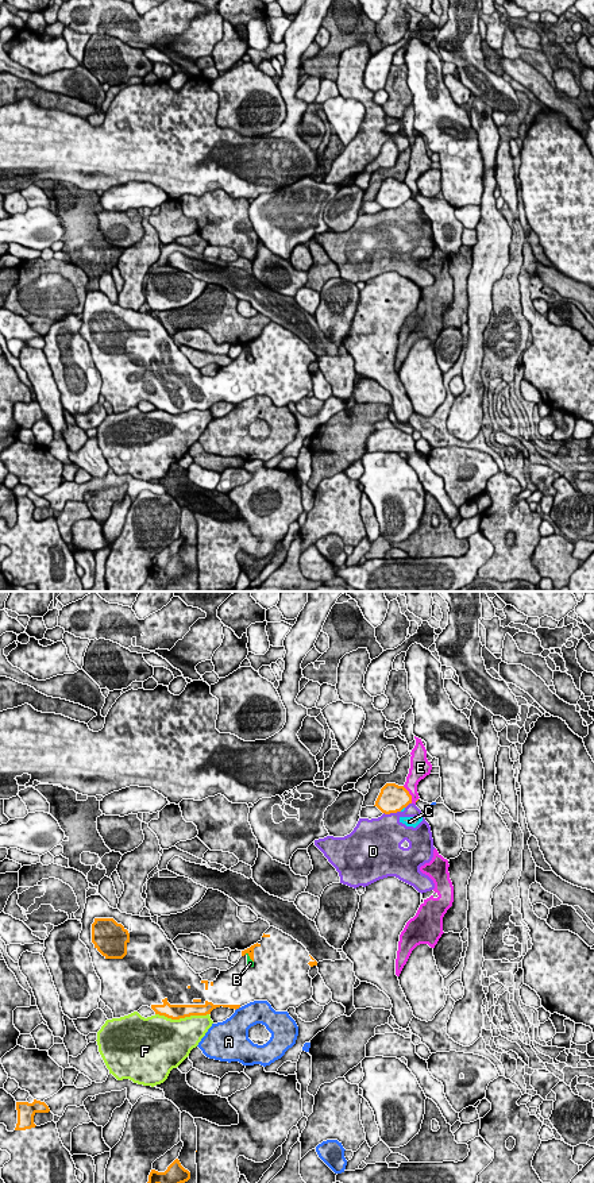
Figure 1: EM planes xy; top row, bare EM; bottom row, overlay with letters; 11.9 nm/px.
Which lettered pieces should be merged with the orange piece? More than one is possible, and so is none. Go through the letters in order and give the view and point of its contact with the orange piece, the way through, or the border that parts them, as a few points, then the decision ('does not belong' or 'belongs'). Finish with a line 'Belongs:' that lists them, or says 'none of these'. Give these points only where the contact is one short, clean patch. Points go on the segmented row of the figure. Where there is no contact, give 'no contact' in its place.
A: xy (236, 1008) | does not belong
B: xy (250, 958) | does not belong
C: xy (401, 809) | along xy (404, 806), (400, 810) | does not belong
D: xy (392, 812) | does not belong
E: xy (409, 794) | does not belong
F: xy (182, 1017) | does not belong
Belongs: none of these

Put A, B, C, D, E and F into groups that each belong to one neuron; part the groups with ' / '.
A / B / C D / E / F

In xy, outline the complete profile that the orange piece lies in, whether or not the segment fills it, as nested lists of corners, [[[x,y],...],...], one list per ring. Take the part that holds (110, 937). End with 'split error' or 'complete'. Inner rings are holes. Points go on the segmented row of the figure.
[[[99,894],[86,898],[81,924],[80,940],[89,949],[101,980],[100,999],[112,1010],[113,1018],[148,1006],[155,1014],[180,1020],[207,1016],[220,1006],[236,1010],[254,1001],[267,1001],[275,1011],[288,1011],[313,995],[308,972],[317,962],[301,943],[274,926],[263,933],[261,941],[242,951],[242,957],[234,967],[220,971],[213,982],[208,982],[189,967],[151,916],[122,913]]]; split error

